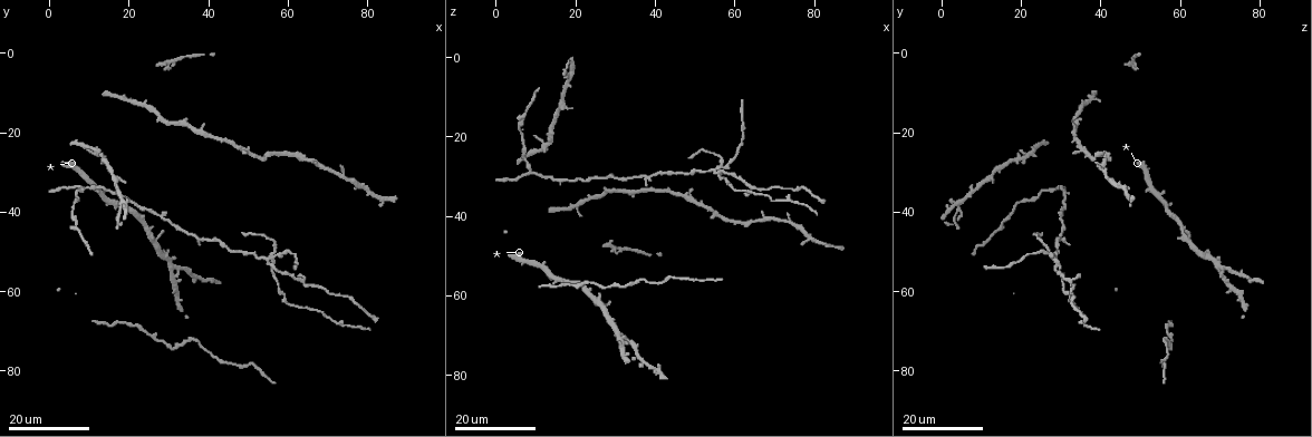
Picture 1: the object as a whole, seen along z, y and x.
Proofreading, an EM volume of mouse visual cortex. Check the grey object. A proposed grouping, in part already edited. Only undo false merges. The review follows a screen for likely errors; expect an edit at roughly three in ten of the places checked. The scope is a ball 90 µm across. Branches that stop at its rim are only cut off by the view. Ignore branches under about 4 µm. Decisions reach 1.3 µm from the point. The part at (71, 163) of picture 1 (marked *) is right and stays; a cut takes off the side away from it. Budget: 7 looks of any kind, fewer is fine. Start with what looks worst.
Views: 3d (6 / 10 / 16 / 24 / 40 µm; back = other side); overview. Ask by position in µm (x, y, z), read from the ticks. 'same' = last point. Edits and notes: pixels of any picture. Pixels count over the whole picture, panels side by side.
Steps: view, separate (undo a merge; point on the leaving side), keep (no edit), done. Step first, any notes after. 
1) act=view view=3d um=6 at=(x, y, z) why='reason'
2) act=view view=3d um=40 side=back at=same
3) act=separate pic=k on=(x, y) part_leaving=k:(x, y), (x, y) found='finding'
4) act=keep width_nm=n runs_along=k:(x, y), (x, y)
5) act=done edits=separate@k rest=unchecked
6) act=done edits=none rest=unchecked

act=view view=3d um=24 at=(26.5, 72.0, 57.0) why='a fork'

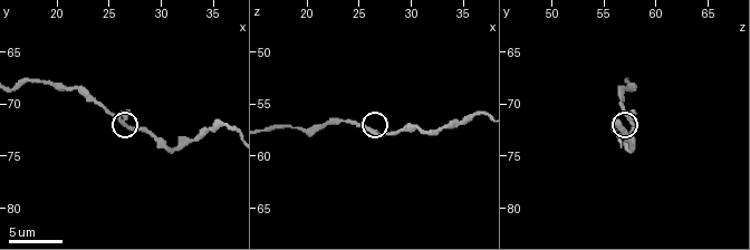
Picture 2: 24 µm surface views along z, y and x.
act=view view=3d um=6 at=(25.8, 71.6, 57.4)

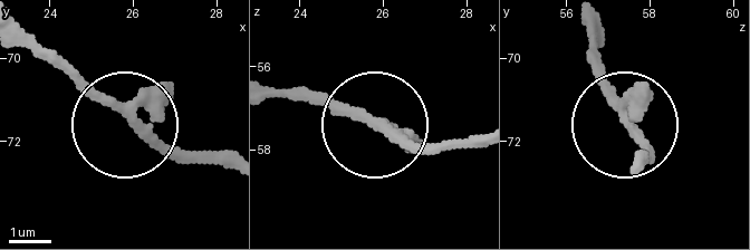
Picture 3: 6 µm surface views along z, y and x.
act=keep side_arm_um=36 found='continuous, no second neuron'

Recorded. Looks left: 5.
act=view view=3d um=16 at=(20.5, 11.5, 37.5) why='three arms meet'

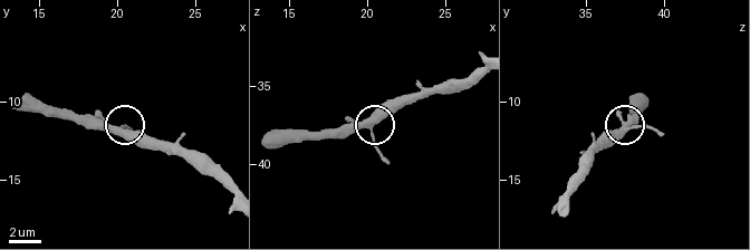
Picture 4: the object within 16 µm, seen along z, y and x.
act=view view=3d um=6 at=(20.2, 11.8, 37.8)

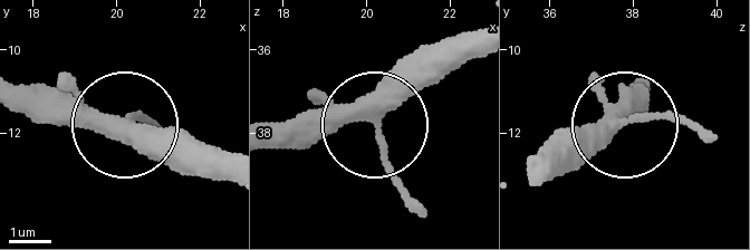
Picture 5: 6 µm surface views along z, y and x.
act=view view=3d um=6 side=back at=(20.15, 11.75, 37.70)

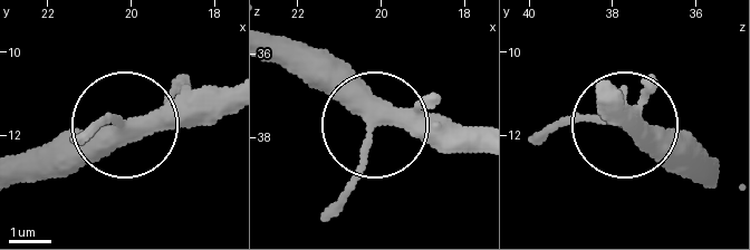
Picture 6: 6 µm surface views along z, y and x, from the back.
act=keep width_nm=330 found='continuous, no second neuron'

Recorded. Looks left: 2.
act=view view=3d um=24 at=(32.5, 54.5, 70.5) why='four arms meet'

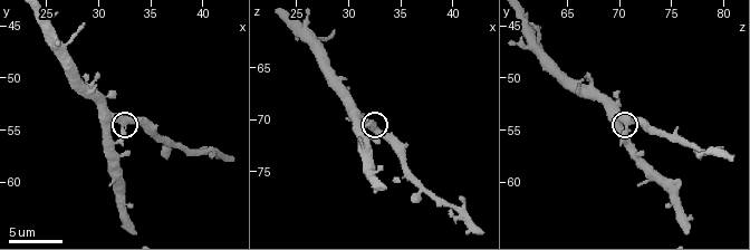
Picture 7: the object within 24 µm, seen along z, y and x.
act=view view=3d um=10 at=(32.2, 54.4, 70.8)

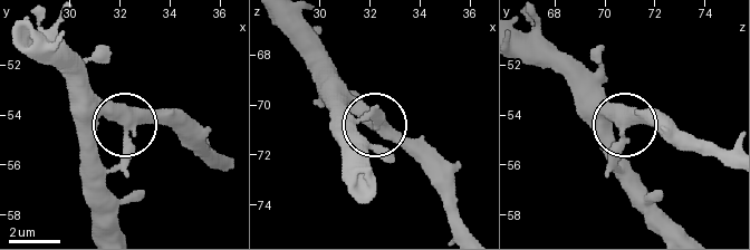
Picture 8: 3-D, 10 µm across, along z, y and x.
act=keep width_nm=380 found='all the same neuron'

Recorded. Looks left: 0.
act=done edits=none rest=unchecked

